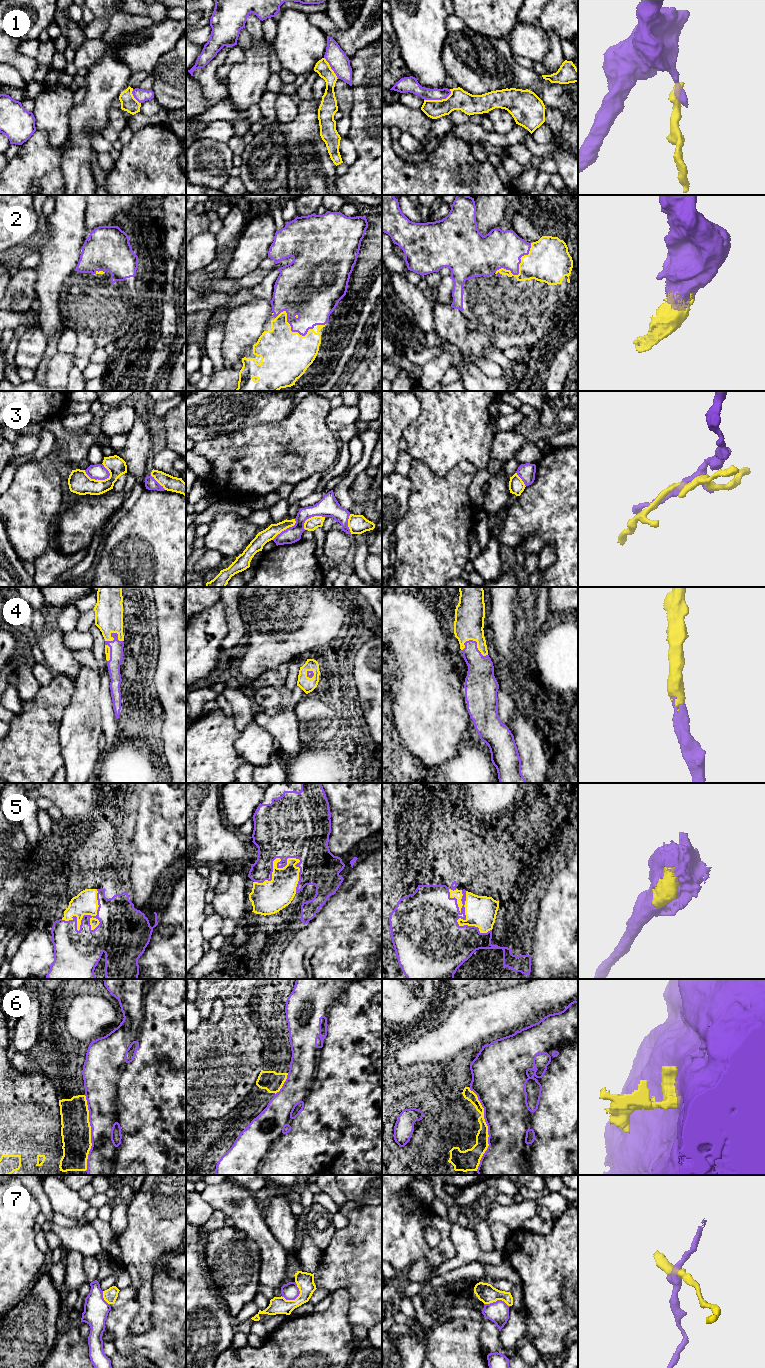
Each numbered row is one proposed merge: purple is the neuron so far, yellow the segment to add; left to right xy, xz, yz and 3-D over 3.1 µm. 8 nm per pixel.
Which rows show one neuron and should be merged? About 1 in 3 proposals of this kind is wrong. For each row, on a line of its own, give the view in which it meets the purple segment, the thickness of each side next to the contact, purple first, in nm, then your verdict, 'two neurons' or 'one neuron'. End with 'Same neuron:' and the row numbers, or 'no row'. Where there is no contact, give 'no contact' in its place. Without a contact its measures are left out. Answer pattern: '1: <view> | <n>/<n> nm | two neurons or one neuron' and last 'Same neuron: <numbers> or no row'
1: yz | 120/160 nm | two neurons
2: yz | 300/340 nm | one neuron
3: xy | 120/180 nm | two neurons
4: yz | 220/240 nm | one neuron
5: yz | 440/240 nm | one neuron
6: yz | 360/130 nm | two neurons
7: xz | 140/140 nm | two neurons
Same neuron: 2, 4, 5

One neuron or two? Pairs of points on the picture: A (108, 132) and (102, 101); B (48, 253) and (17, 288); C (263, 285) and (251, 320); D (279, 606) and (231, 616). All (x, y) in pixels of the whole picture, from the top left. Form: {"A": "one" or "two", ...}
{"A": "two", "B": "two", "C": "two", "D": "two"}

